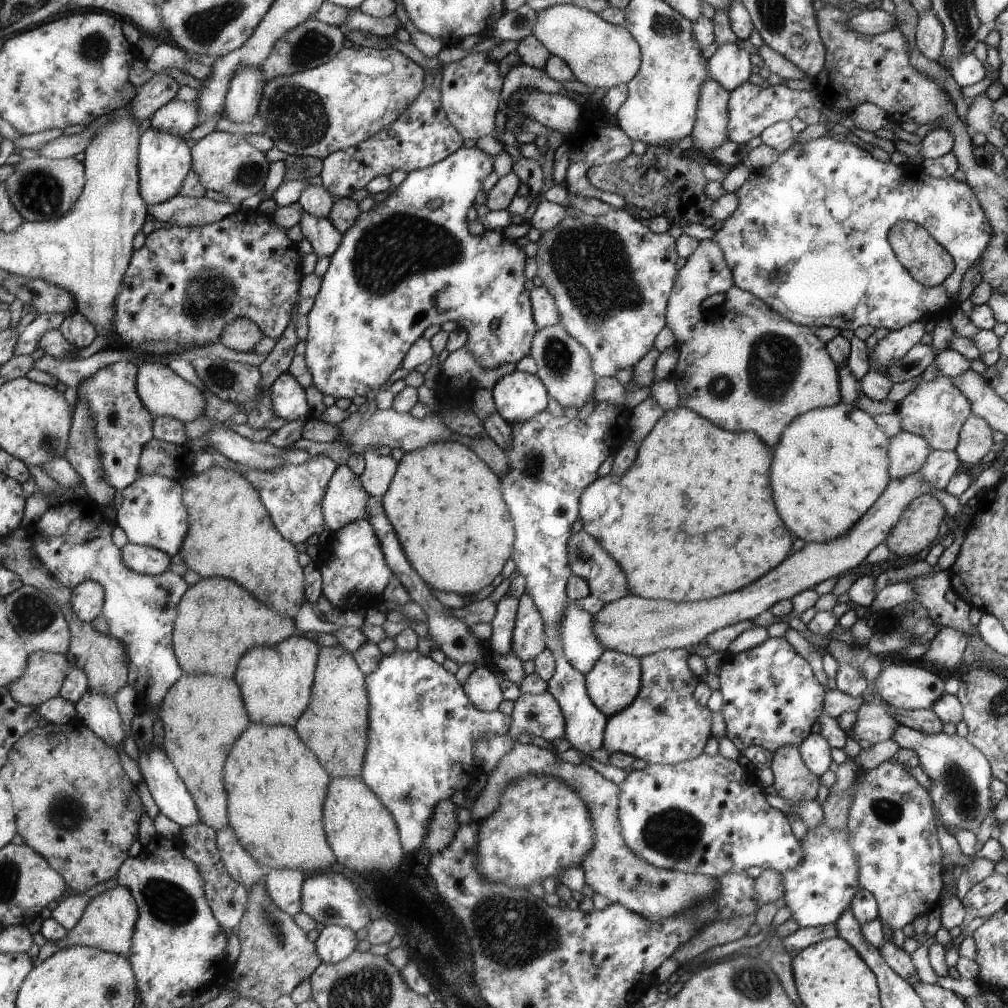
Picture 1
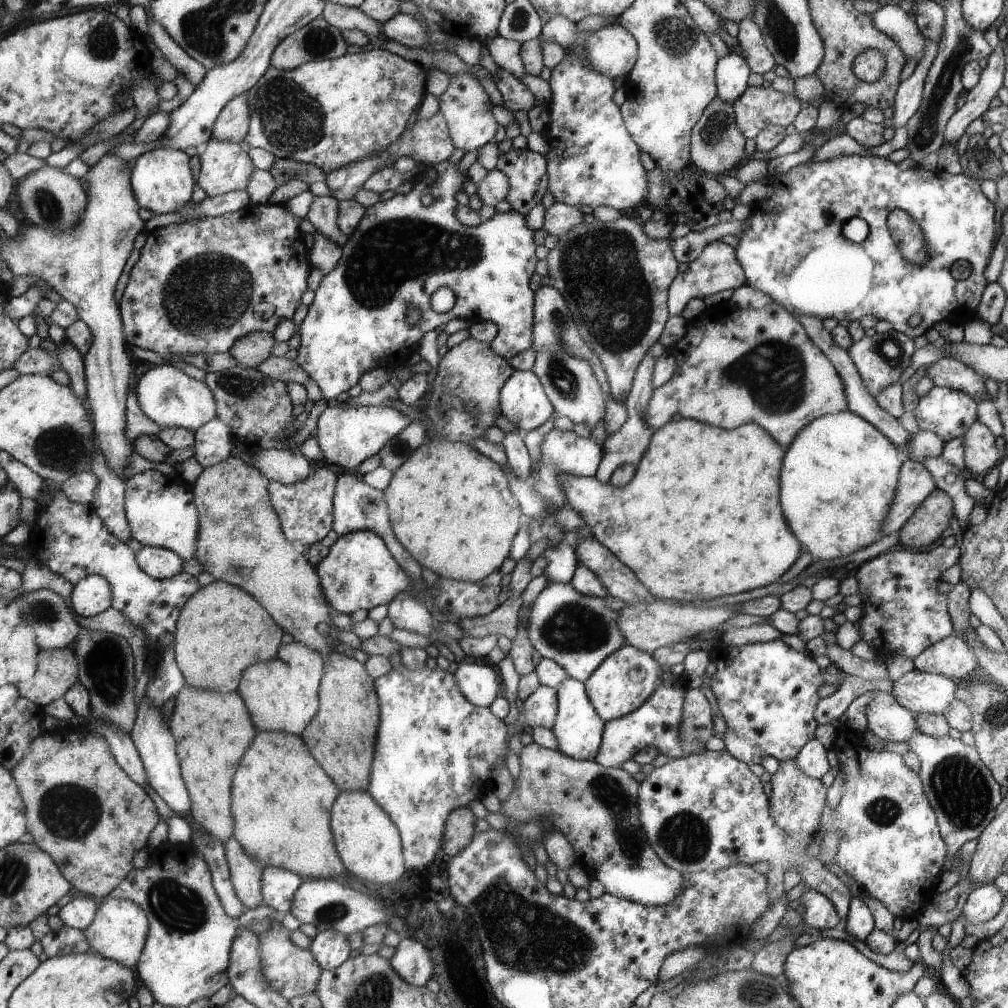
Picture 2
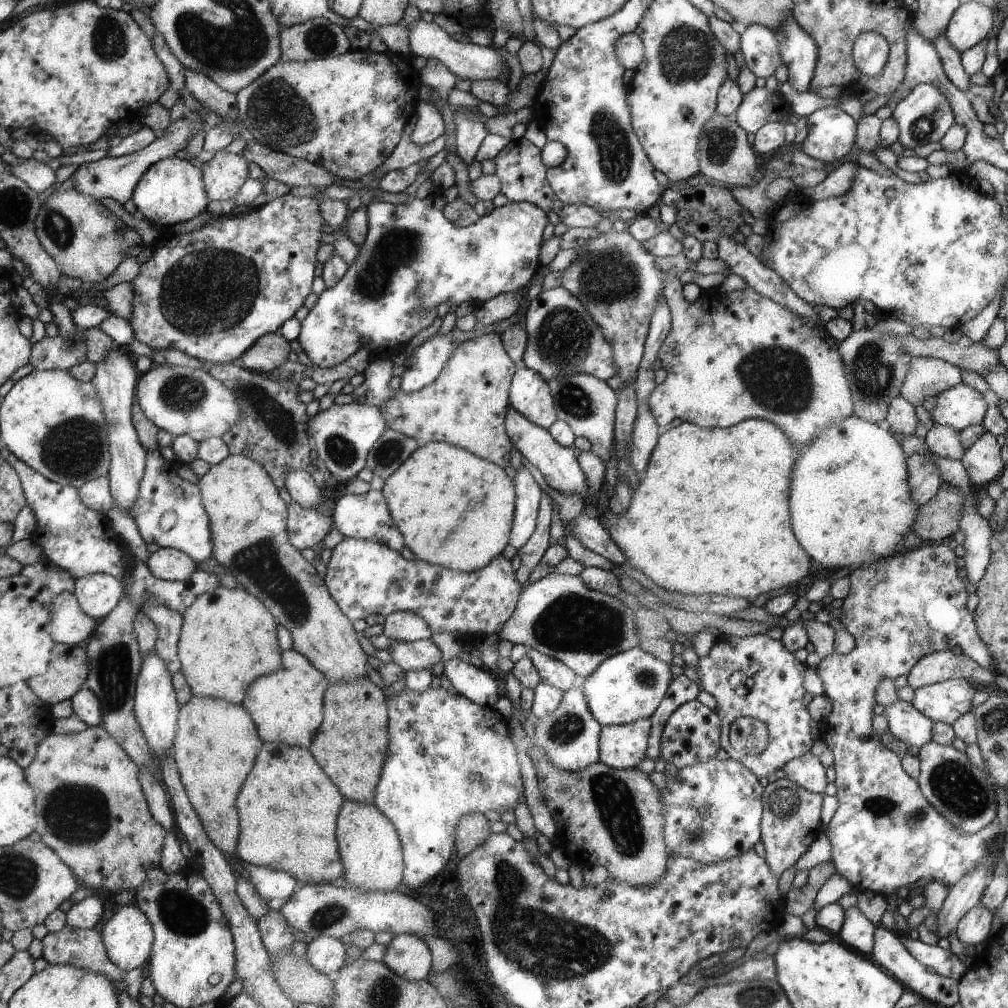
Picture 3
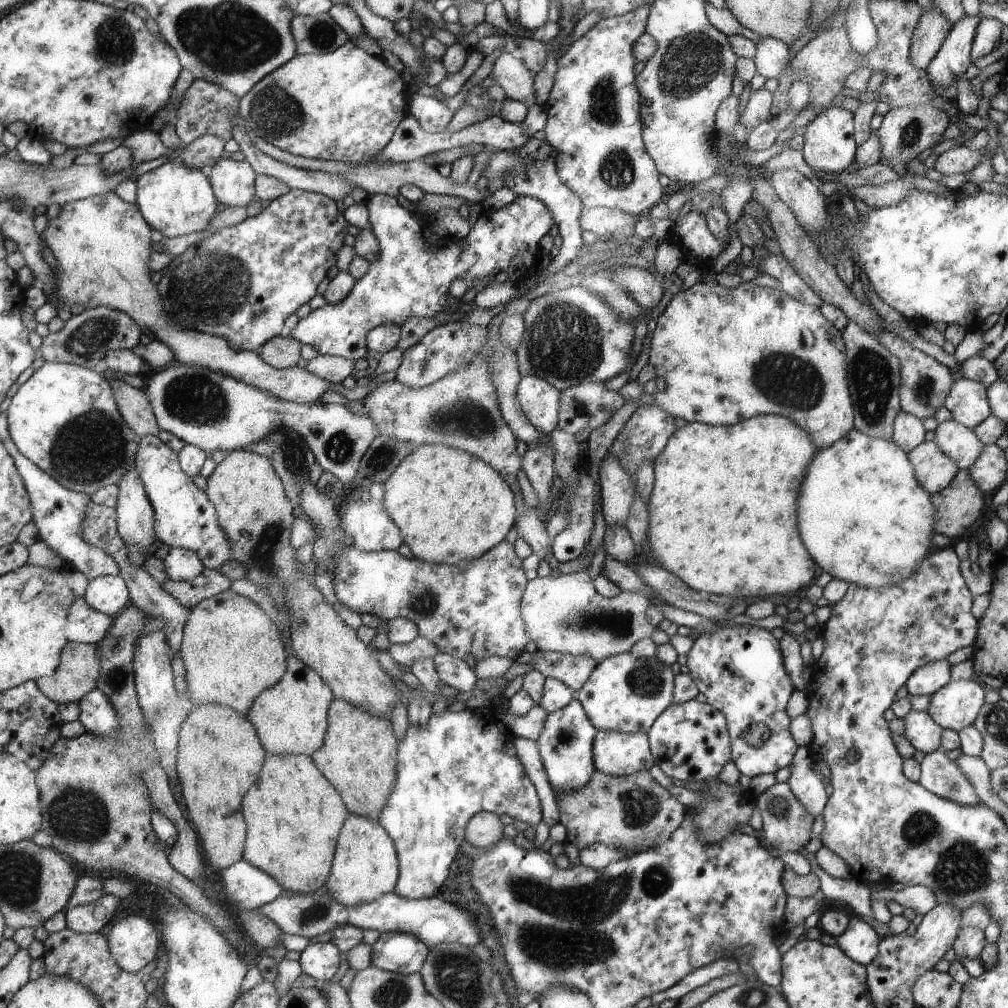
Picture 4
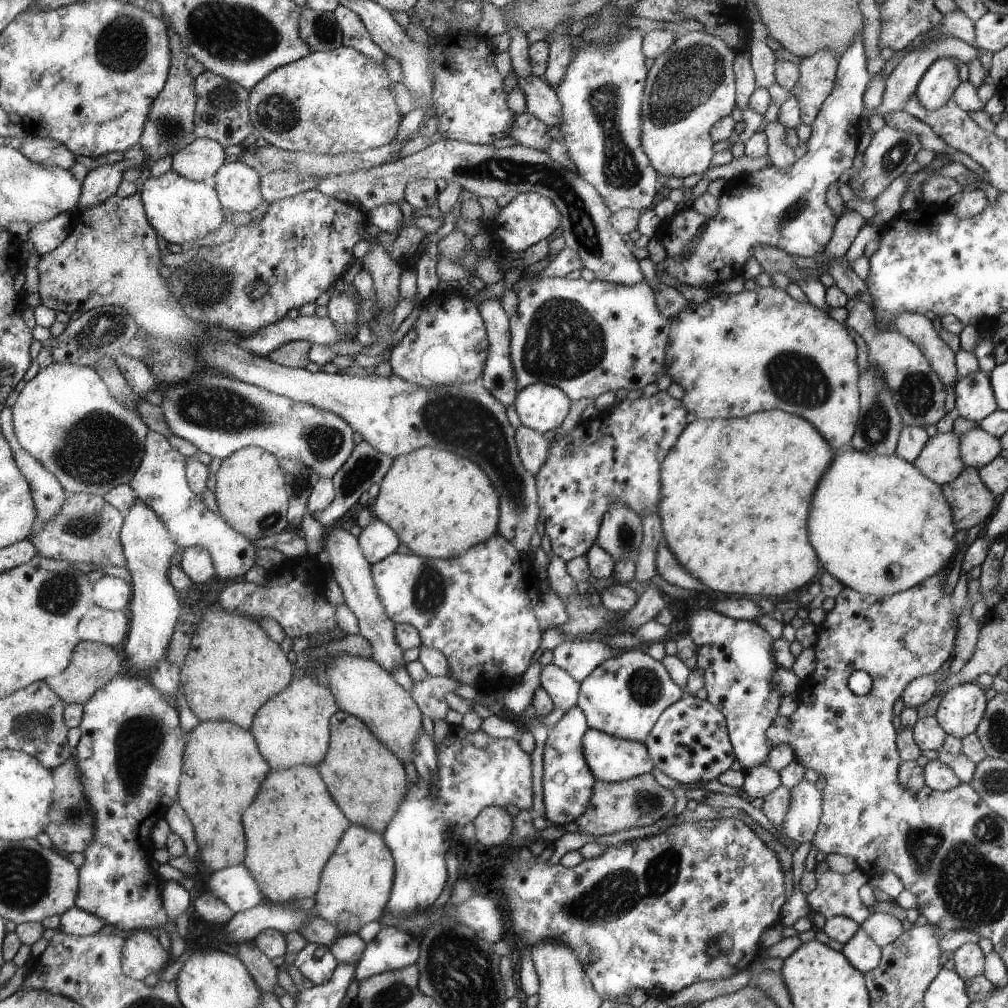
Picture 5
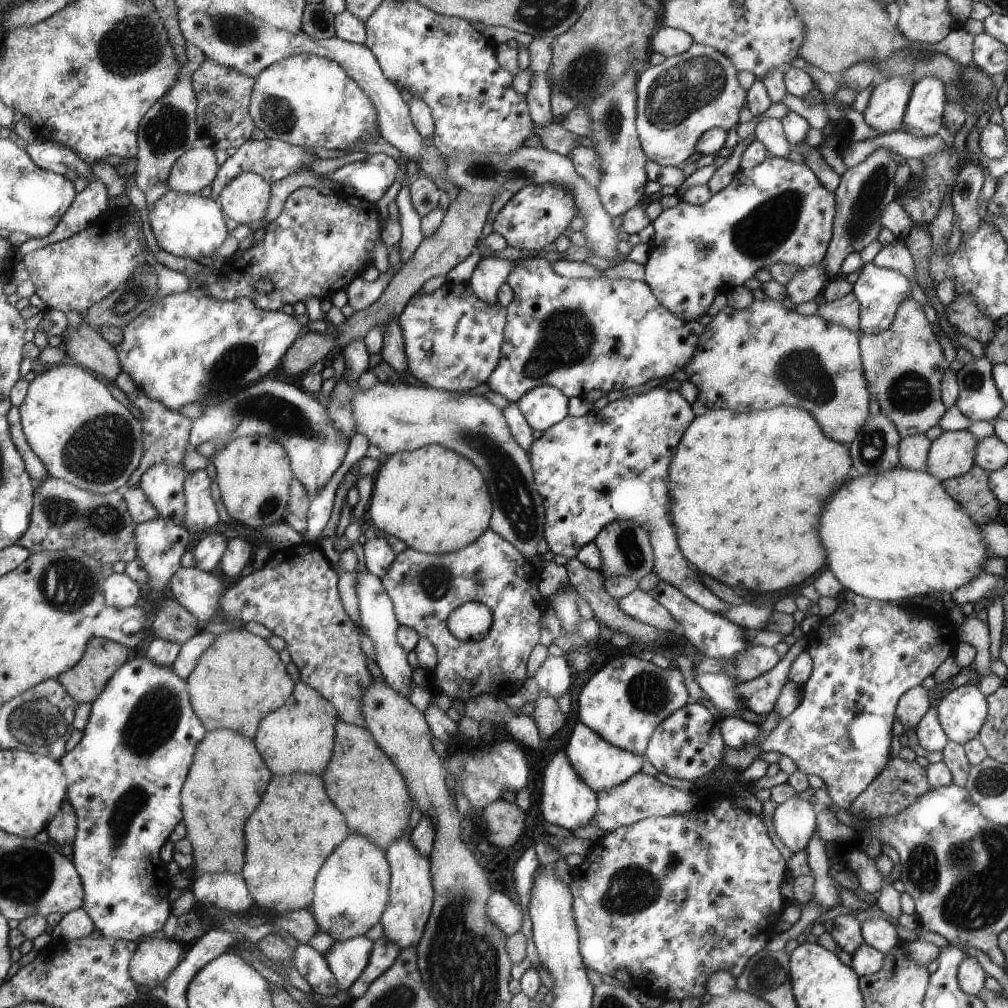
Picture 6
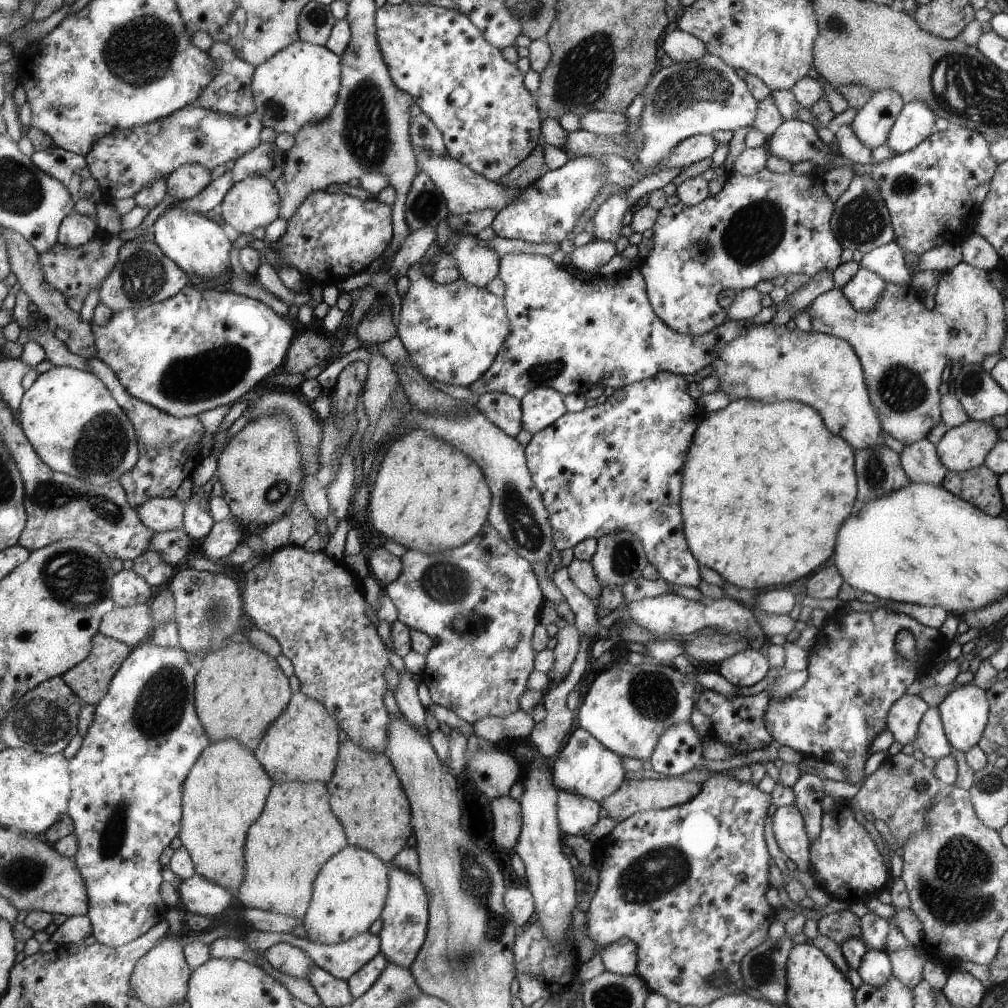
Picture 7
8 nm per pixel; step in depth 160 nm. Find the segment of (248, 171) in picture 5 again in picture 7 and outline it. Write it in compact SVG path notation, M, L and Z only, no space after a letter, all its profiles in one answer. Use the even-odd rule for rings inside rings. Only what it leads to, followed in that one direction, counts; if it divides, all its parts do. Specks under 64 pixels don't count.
M249 175L233 185L220 205L227 224L239 233L249 233L280 218L282 200L275 183Z

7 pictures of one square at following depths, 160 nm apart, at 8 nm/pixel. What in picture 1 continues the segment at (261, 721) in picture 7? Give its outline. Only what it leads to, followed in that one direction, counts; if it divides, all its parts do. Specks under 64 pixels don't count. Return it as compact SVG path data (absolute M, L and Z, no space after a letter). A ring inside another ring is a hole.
M204 577L191 585L185 592L178 608L173 644L176 655L185 668L185 674L223 674L235 678L235 670L243 654L257 647L272 647L293 636L295 621L281 616L269 605L262 603L249 589L241 586L236 580L227 577Z

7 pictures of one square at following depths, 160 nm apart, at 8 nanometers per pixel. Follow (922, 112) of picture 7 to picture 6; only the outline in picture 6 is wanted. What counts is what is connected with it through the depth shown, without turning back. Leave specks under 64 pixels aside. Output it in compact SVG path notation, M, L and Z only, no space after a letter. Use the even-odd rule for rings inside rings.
M935 77L918 80L910 92L900 130L917 138L935 135L941 123L943 105L947 102L943 82Z

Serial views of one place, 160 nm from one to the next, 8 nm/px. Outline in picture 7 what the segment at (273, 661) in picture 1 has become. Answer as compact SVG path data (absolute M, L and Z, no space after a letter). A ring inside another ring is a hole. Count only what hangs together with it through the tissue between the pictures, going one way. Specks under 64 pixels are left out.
M300 690L292 696L287 710L272 724L265 740L257 748L257 758L277 782L301 781L329 782L339 750L339 724L328 708L317 699Z

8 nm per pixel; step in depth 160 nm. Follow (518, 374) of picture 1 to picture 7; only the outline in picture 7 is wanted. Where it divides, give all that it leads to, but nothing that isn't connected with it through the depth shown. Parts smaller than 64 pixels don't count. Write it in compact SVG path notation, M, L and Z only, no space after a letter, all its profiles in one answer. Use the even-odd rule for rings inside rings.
M551 387L534 388L519 401L521 429L529 434L543 430L566 413L563 395Z

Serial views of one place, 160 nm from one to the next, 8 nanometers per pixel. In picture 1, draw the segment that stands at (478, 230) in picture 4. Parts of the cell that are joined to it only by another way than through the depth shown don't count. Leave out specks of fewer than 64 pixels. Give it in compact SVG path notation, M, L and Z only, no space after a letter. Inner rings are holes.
M475 147L458 148L457 152L435 164L410 171L393 193L389 192L387 198L361 213L353 226L344 232L340 246L330 256L321 290L308 314L310 331L305 340L305 362L313 382L325 395L351 400L381 386L389 374L399 368L409 346L421 337L427 326L439 326L448 320L465 330L464 347L482 367L492 369L506 362L515 364L530 354L532 339L539 328L533 320L532 308L529 308L529 292L523 286L526 280L523 264L527 256L513 239L501 237L499 231L485 230L483 234L473 236L465 219L467 208L473 206L481 178L491 170L491 162L493 157ZM428 200L441 200L441 206L429 210L425 206ZM443 288L455 288L453 294L461 294L461 304L439 314L435 312L433 297ZM493 320L497 320L497 328L489 328Z

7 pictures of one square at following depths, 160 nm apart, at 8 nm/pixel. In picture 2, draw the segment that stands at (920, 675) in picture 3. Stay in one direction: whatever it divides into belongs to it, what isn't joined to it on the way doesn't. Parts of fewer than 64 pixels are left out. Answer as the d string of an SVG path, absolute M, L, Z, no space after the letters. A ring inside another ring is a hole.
M955 636L938 640L911 659L914 669L930 675L943 675L956 682L963 681L978 667L973 649Z

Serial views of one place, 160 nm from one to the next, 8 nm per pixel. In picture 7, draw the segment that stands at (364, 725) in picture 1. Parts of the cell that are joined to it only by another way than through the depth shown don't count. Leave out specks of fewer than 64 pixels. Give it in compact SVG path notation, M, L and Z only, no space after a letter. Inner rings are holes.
M351 741L341 744L336 760L337 772L333 772L333 780L329 780L329 804L333 804L333 812L341 816L341 824L345 824L345 832L349 832L349 844L367 849L389 863L411 836L409 804L406 793L401 790L399 774L385 754L371 752Z

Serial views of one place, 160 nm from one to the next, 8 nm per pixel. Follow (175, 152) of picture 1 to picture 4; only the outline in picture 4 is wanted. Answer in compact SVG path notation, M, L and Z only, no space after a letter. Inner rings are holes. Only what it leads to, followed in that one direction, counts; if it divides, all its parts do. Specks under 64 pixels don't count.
M171 161L163 163L156 169L151 169L137 180L137 203L143 216L153 229L161 231L166 238L175 238L183 234L193 234L205 230L214 219L219 210L220 200L214 191L212 181L207 171L189 168L188 165L180 165Z

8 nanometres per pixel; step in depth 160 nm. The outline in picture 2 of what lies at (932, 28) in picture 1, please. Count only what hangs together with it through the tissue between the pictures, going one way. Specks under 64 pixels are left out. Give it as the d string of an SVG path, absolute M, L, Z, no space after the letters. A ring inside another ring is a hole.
M924 38L923 56L916 62L913 72L896 88L895 102L892 104L893 114L882 122L885 128L894 130L905 125L919 106L925 73L937 49L937 44Z

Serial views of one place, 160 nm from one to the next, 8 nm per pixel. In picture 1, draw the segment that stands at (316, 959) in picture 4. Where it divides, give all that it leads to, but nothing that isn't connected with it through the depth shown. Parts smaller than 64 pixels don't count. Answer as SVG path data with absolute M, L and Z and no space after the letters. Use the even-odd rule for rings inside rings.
M339 925L324 927L315 941L323 962L329 964L335 964L351 955L357 942L353 930Z

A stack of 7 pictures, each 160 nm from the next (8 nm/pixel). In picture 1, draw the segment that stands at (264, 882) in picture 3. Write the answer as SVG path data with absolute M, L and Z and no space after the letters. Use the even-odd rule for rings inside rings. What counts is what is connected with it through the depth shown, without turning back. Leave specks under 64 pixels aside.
M269 869L267 884L273 900L290 915L302 911L302 888L307 880L301 869Z

